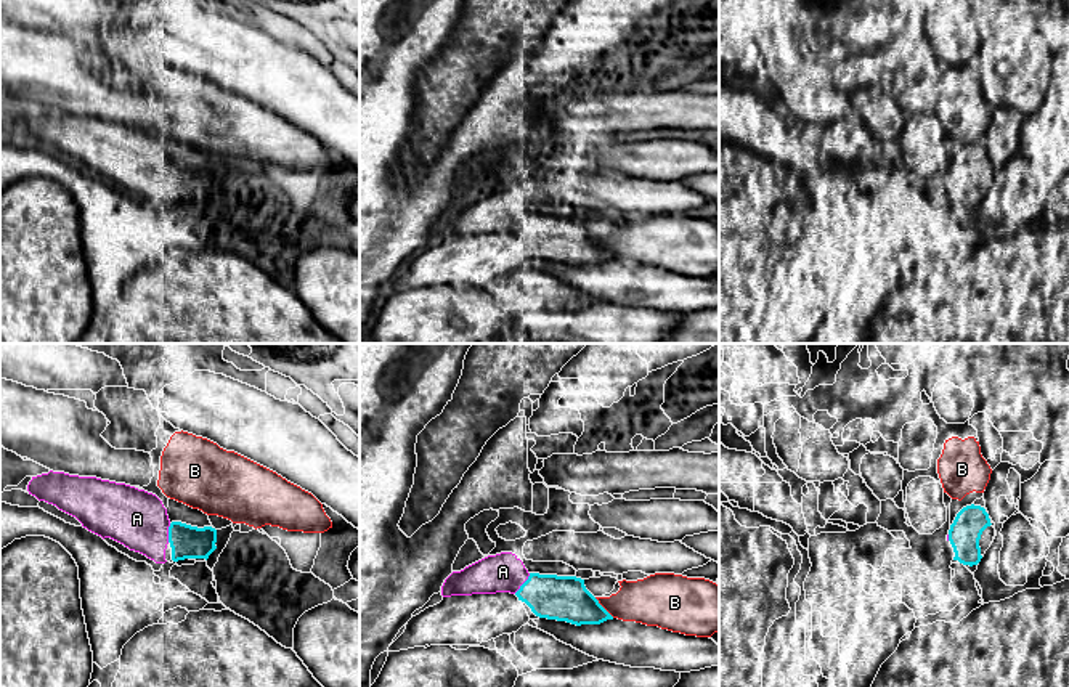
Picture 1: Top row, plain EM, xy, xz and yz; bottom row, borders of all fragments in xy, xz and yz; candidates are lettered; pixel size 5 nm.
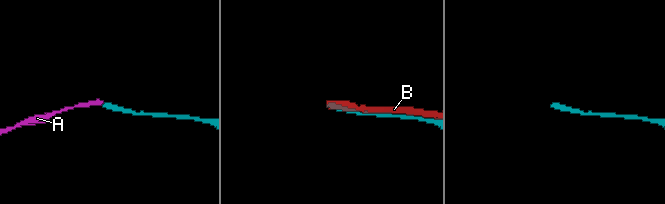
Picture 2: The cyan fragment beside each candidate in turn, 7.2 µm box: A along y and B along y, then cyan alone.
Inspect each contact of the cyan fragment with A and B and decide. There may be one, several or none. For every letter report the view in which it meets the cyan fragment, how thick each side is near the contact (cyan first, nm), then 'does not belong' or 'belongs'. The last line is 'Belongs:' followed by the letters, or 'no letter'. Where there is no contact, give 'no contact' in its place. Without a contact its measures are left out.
A: xz | 220/190 nm | belongs
B: xz | 220/240 nm | does not belong
Belongs: A

